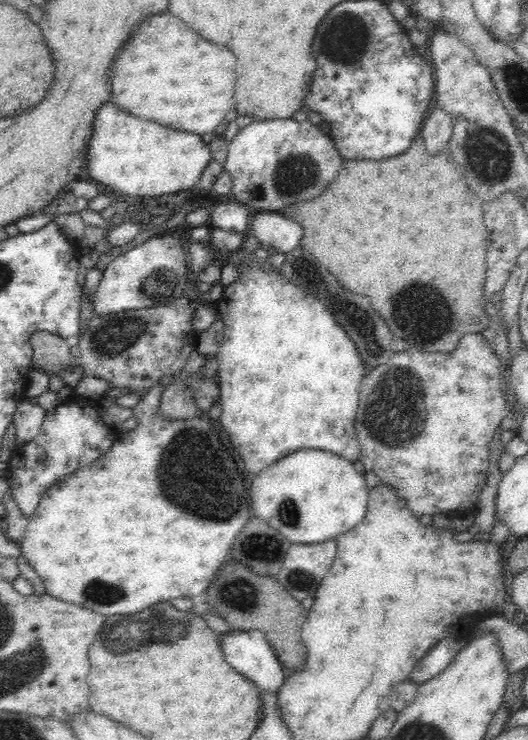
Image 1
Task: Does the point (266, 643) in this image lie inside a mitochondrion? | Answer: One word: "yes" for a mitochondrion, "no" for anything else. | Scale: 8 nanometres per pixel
no

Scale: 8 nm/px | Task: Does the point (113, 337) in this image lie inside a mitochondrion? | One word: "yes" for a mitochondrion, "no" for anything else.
yes

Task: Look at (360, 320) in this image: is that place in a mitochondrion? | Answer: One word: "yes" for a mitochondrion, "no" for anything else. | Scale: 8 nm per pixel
yes

